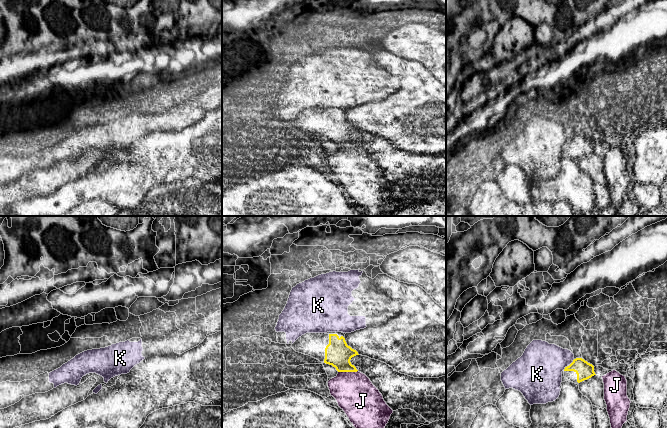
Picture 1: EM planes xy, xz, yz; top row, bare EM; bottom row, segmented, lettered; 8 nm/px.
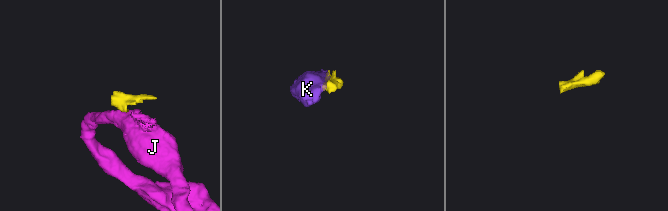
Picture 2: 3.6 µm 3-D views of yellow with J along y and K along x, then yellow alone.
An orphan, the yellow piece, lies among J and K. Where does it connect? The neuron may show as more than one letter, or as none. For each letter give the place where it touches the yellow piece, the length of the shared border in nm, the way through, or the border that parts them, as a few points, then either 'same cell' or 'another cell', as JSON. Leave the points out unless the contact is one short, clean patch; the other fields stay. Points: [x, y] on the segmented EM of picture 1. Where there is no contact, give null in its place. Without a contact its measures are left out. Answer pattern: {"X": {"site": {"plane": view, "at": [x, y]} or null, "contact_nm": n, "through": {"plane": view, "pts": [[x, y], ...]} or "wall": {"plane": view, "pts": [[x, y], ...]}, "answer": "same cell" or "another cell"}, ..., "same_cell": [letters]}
{"J": {"site": {"plane": "xz", "at": [347, 371]}, "contact_nm": 160, "wall": {"plane": "xz", "pts": [[357, 370], [338, 372]]}, "answer": "another cell"}, "K": {"site": {"plane": "yz", "at": [572, 362]}, "contact_nm": 70, "answer": "another cell"}, "same_cell": []}

